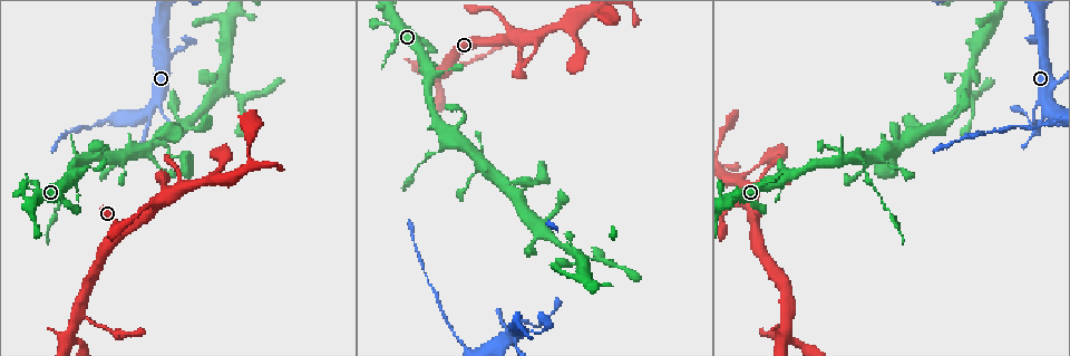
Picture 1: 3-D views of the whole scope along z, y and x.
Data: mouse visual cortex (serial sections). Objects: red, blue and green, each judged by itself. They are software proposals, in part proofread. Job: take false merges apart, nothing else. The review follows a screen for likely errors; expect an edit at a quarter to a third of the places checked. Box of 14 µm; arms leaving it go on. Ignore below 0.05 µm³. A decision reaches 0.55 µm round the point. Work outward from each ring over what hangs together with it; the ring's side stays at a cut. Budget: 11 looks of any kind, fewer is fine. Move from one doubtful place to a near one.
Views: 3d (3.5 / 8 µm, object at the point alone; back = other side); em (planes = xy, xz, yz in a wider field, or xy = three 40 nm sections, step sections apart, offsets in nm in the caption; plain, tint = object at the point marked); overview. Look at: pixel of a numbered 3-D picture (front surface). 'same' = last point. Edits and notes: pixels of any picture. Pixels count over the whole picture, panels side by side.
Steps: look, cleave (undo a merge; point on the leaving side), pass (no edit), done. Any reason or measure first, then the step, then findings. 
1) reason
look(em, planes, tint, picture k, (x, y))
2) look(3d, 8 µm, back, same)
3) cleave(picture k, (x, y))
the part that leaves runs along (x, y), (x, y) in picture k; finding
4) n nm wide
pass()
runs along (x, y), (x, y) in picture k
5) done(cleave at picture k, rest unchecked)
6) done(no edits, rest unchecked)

four or more arms meet
look(3d, 8 µm, picture 1, (91, 158))

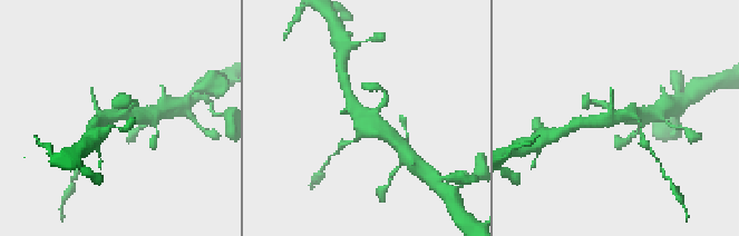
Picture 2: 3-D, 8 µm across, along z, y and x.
closer look
look(3d, 3.5 µm, picture 2, (620, 117))

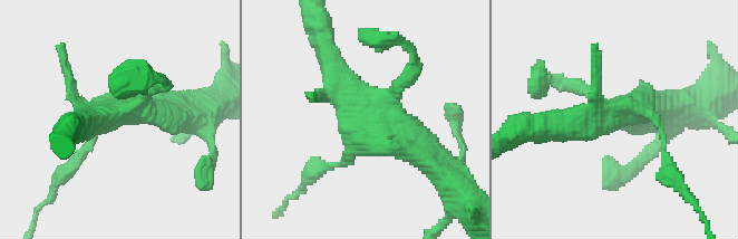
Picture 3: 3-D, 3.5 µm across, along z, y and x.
shape alone is not enough
look(em, planes, tint, picture 3, (372, 114))

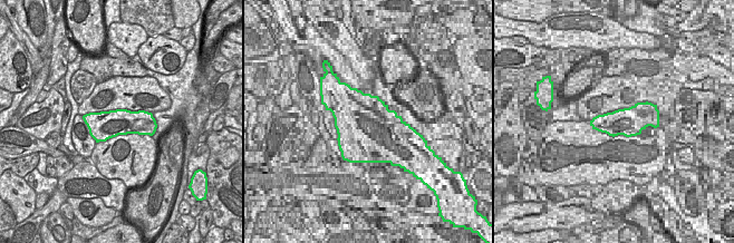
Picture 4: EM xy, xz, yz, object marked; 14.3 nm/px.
cleave(picture 3, (86, 147))
the part that leaves runs along (349, 155), (311, 172), (298, 192) in picture 3; two cells meet here

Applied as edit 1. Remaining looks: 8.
arms part here
look(3d, 3.5 µm, picture 1, (971, 94))

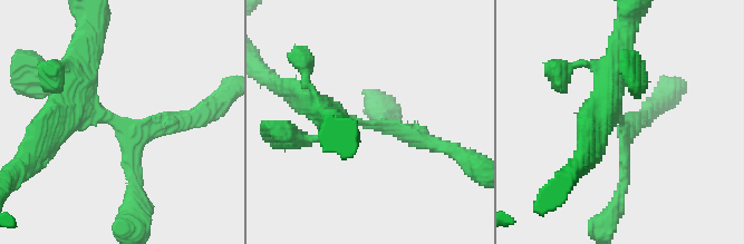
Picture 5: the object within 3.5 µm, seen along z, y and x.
shape alone is not enough
look(em, xy, step 5, tint, picture 5, (119, 125))

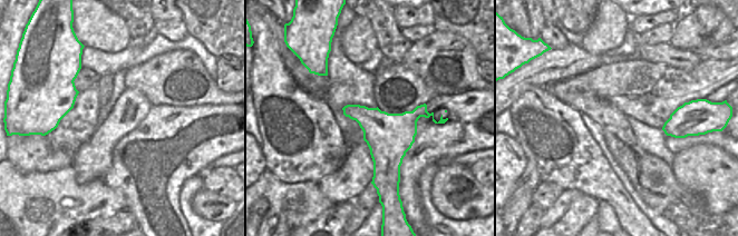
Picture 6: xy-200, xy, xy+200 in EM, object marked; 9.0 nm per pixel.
cut it another way
look(em, planes, tint, same)

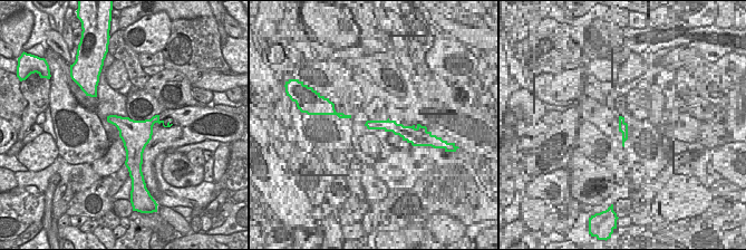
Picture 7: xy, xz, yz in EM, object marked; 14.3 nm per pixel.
pass()
runs along (309, 105), (436, 145) in picture 5; all the same cell

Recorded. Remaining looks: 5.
calibre changes
look(3d, 3.5 µm, picture 1, (160, 111))

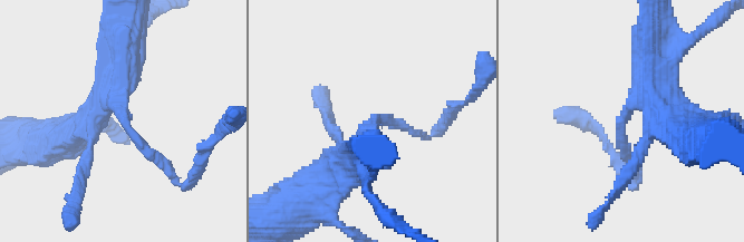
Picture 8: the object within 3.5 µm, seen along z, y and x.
arms of 150, 500 nm; shape alone is not enough
look(em, planes, tint, picture 8, (372, 120))

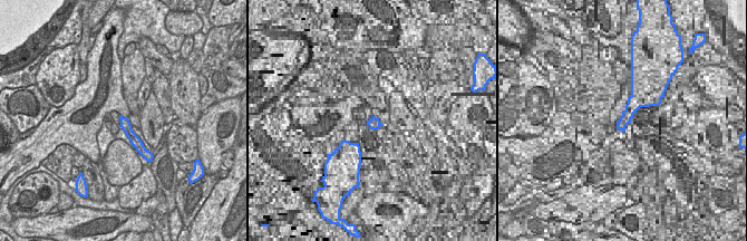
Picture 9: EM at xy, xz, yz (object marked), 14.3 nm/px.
another direction
look(em, xy, step 5, tint, same)

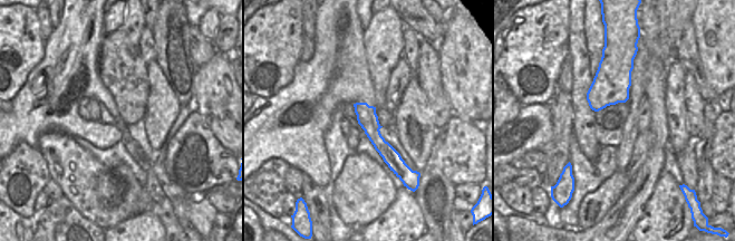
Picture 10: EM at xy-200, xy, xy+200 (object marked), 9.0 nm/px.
pass()
runs along (358, 105), (377, 141), (403, 167) in picture 10; continuous, no second cell

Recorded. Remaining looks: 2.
thick turns thin
look(3d, 3.5 µm, picture 1, (459, 339))

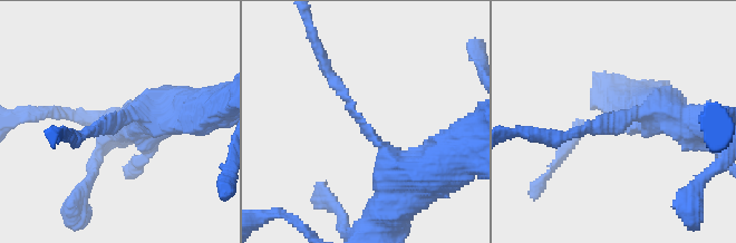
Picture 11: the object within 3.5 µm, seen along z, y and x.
arms of 150, 450 nm; now the EM
look(em, xy, step 2, tint, picture 11, (364, 130))

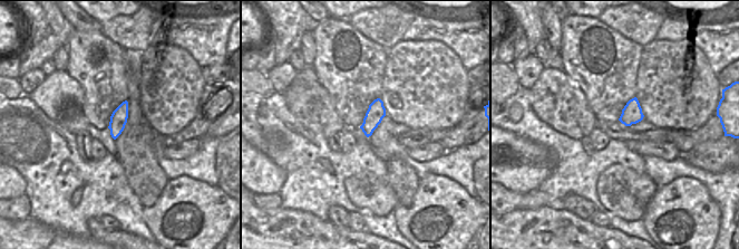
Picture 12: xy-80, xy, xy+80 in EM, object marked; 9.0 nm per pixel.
160 nm wide
cleave(picture 11, (330, 77))
the part that leaves runs along (352, 112), (328, 75), (311, 29) in picture 11; two cells meet here

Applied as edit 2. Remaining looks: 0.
done(cleave at picture 3, cleave at picture 11, rest unchecked)

